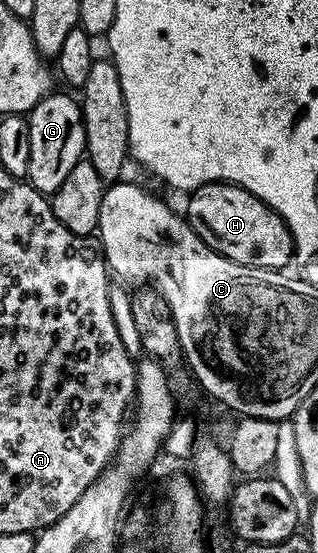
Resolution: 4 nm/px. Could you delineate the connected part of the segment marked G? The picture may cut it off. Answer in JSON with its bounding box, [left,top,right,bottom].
[27,91,85,195]

